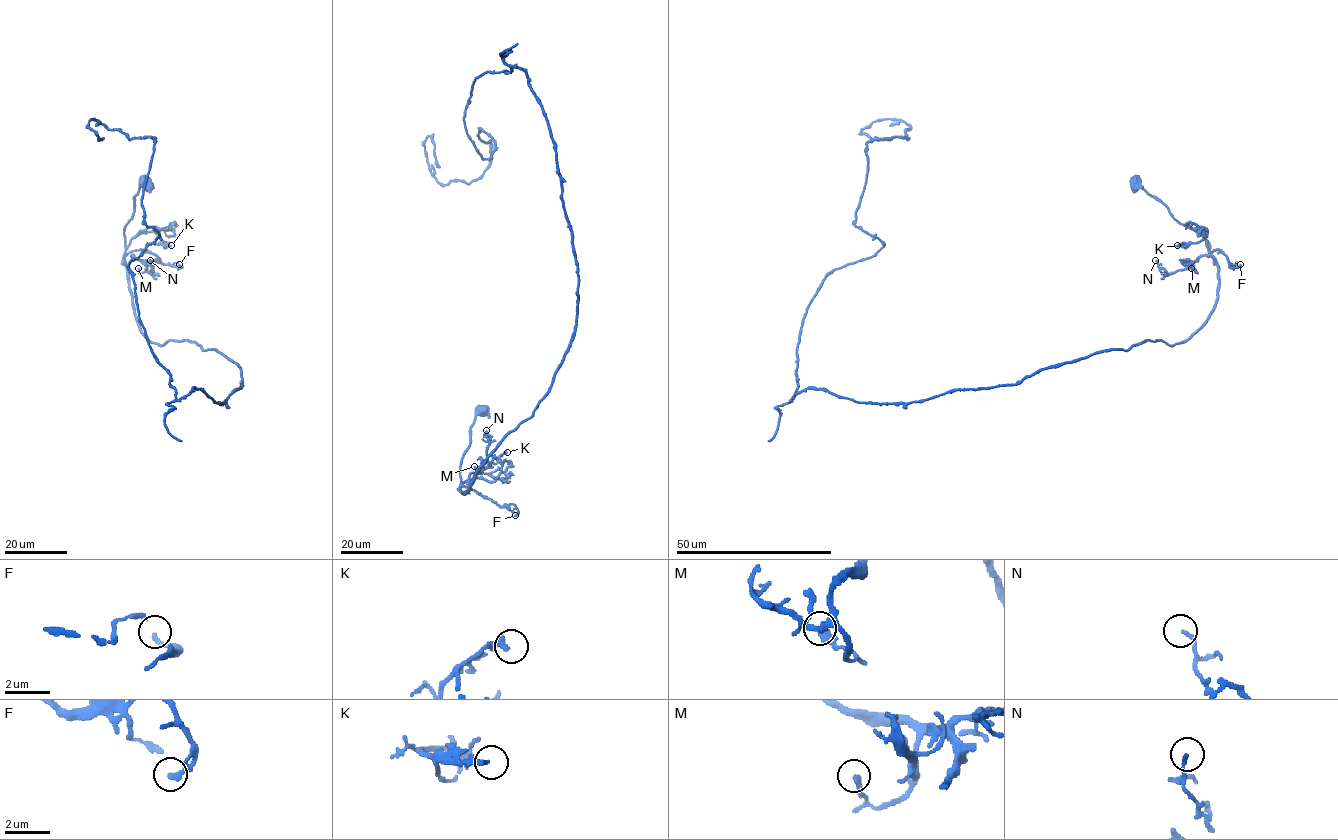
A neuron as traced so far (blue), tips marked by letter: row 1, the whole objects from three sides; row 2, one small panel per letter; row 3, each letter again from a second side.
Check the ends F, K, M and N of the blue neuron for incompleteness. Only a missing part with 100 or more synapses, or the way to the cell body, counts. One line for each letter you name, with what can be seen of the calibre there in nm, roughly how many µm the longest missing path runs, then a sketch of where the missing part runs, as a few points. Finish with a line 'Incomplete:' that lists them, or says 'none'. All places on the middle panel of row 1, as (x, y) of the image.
Incomplete: none

